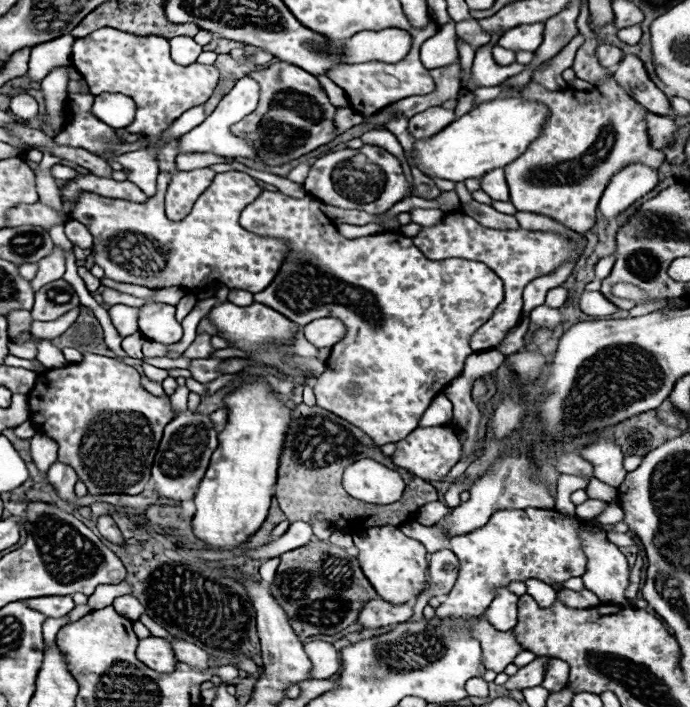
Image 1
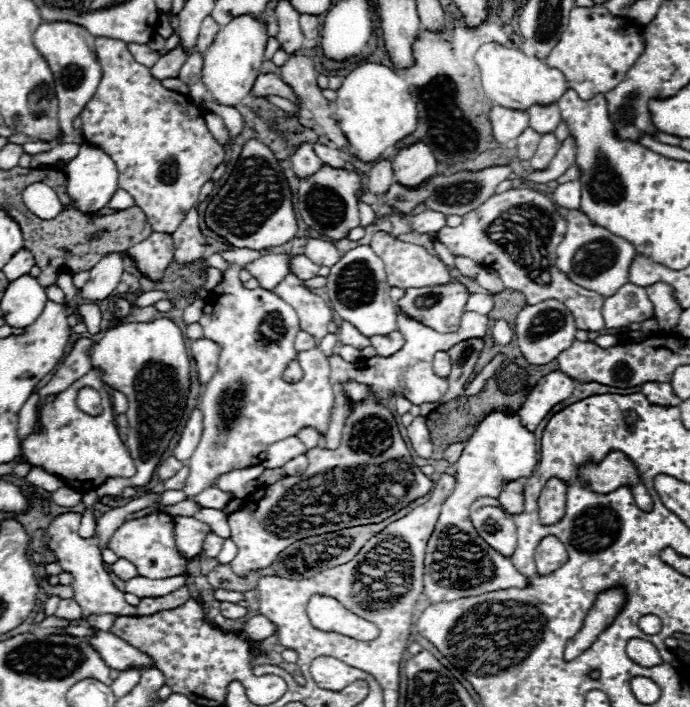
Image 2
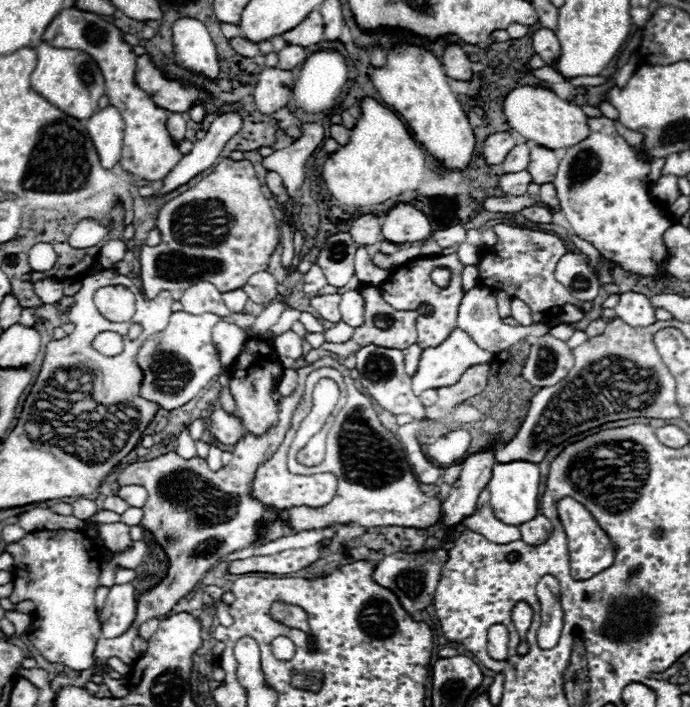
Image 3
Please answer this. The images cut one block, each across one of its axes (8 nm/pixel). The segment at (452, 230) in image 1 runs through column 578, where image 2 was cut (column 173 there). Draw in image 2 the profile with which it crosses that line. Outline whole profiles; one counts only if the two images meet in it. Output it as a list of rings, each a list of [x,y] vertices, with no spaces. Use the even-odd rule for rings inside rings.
[[[152,232],[148,240],[132,246],[128,250],[128,256],[132,256],[138,264],[138,268],[150,276],[152,280],[160,280],[166,266],[170,264],[174,256],[174,244],[172,236],[162,234],[162,232]]]

